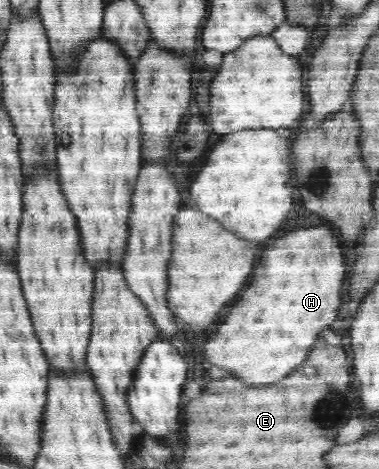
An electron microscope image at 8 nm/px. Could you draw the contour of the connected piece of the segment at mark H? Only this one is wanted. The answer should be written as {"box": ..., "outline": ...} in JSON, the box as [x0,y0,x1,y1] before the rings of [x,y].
{"box":[201,225,345,385],"outline":[[[325,225],[297,229],[287,233],[283,239],[277,239],[269,249],[263,251],[257,267],[253,269],[249,287],[217,325],[215,333],[205,341],[205,345],[201,345],[203,359],[209,365],[223,367],[229,371],[229,375],[249,381],[249,385],[271,385],[285,379],[305,361],[315,339],[318,339],[317,335],[338,319],[337,309],[343,299],[341,287],[345,281],[345,259],[341,240],[333,232]]]}

